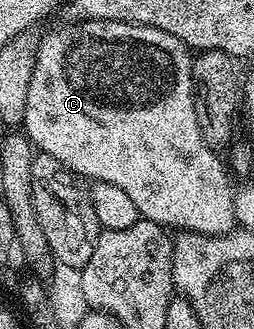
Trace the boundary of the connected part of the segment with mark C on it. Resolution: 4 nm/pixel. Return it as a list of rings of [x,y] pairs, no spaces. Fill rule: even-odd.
[[[79,21],[65,23],[62,26],[62,29],[53,30],[49,37],[47,35],[47,44],[43,51],[38,52],[35,59],[31,87],[27,87],[27,107],[23,122],[25,136],[41,153],[59,159],[59,163],[66,165],[74,175],[80,175],[82,178],[90,177],[90,182],[93,183],[102,181],[119,187],[119,191],[124,191],[130,197],[131,203],[135,203],[138,214],[146,221],[153,221],[173,231],[202,233],[204,237],[220,237],[230,232],[235,225],[233,211],[235,189],[234,186],[229,186],[230,174],[227,172],[226,162],[224,165],[217,158],[220,156],[203,139],[203,131],[199,131],[199,123],[195,119],[190,50],[182,45],[179,39],[175,39],[175,35],[167,31],[159,31],[150,25],[133,25],[130,21]]]

